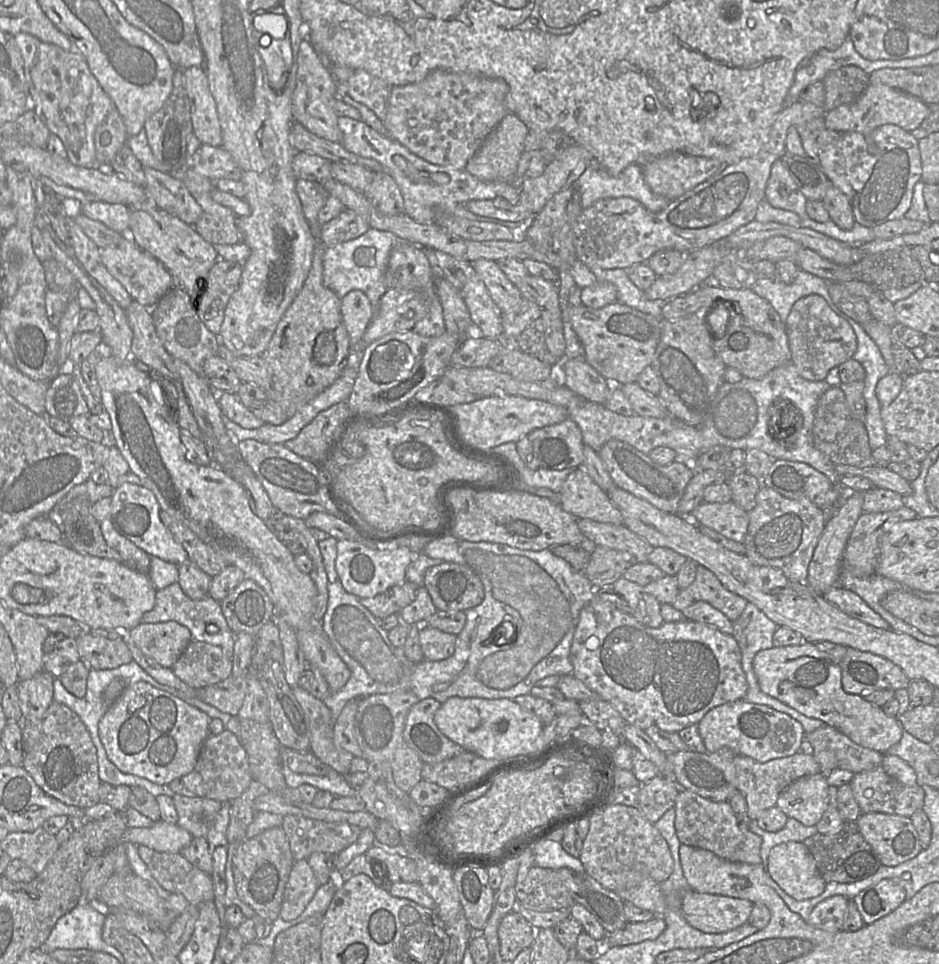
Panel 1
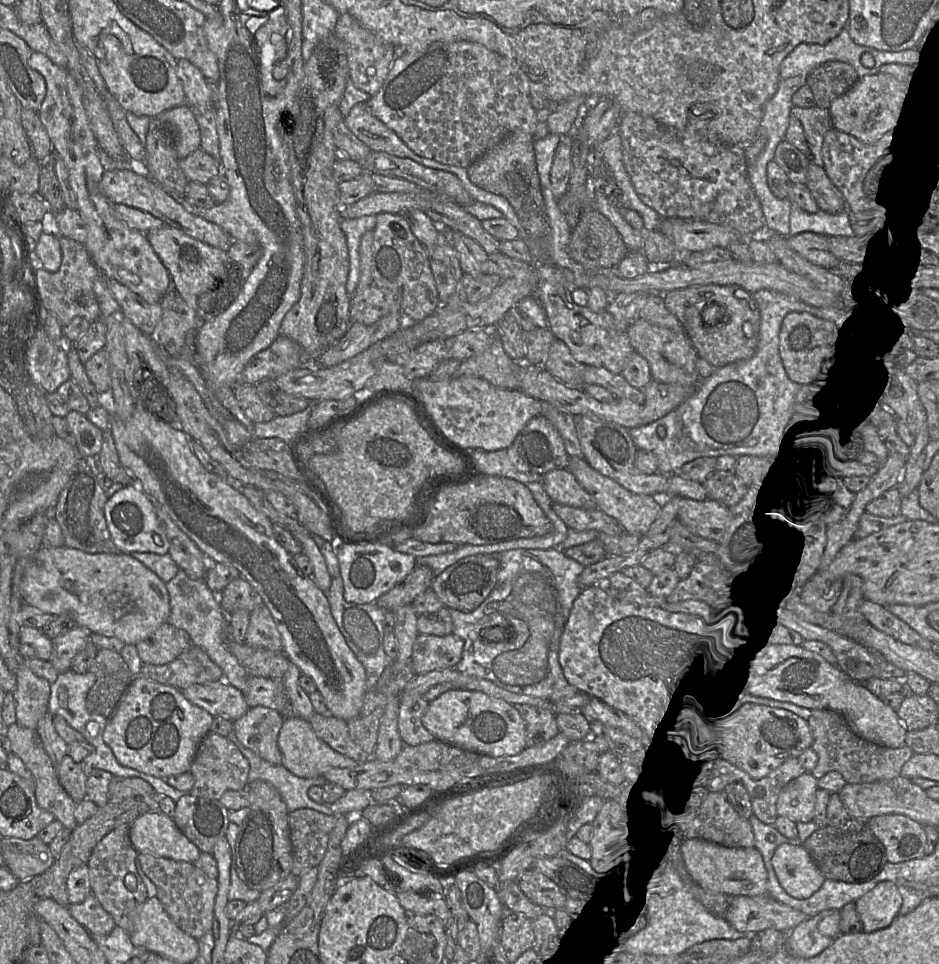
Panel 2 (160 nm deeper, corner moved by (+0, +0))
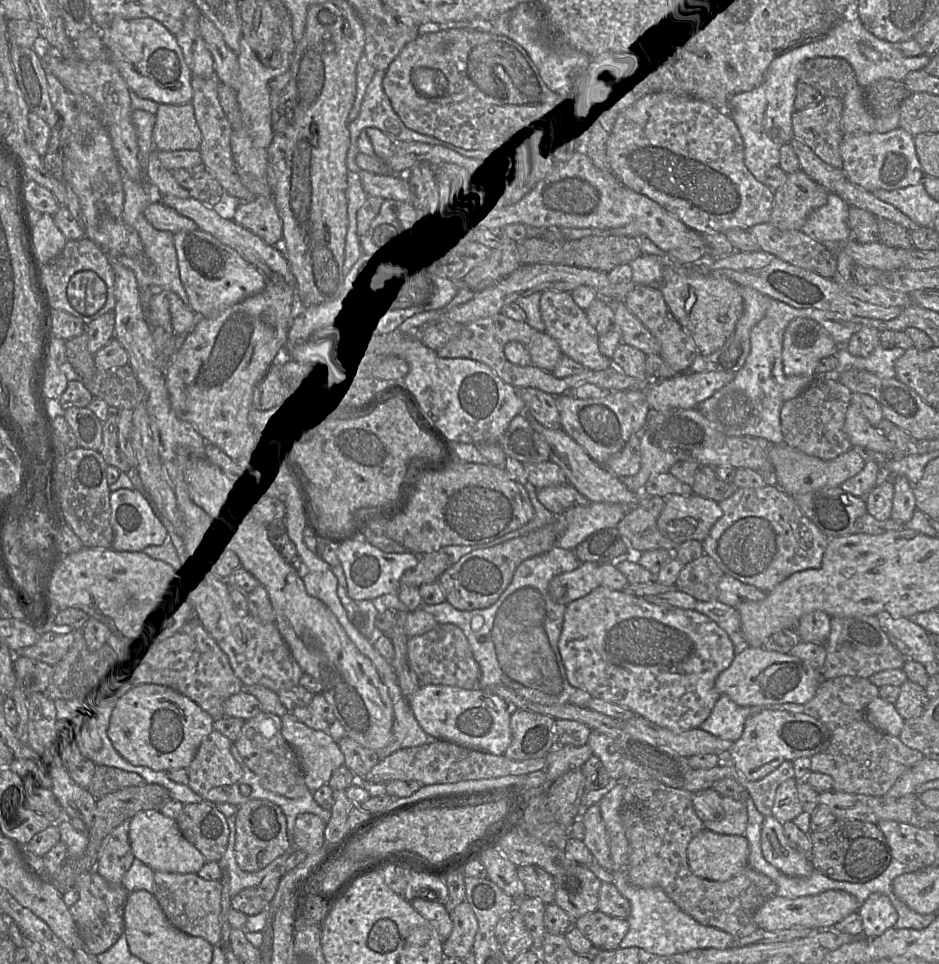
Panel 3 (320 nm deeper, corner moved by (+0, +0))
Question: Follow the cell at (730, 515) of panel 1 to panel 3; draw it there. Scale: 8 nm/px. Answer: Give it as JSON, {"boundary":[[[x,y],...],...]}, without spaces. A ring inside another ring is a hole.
{"boundary":[[[694,493],[690,496],[669,495],[664,501],[657,528],[676,544],[688,540],[702,542],[723,515],[717,502]]]}

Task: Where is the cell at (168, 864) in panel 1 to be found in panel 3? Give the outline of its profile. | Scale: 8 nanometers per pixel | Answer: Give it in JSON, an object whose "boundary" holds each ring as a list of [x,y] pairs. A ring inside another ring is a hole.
{"boundary":[[[154,872],[155,897],[161,906],[167,920],[178,930],[192,936],[204,938],[211,945],[221,944],[221,896],[222,882],[207,881],[198,874],[178,874]]]}

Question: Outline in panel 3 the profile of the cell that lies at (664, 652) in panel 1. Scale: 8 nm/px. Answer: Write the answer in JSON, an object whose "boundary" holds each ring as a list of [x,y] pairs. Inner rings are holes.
{"boundary":[[[599,585],[586,596],[566,605],[562,631],[558,641],[558,648],[565,667],[568,682],[576,689],[581,689],[593,698],[599,698],[633,711],[656,725],[674,732],[699,728],[708,718],[715,703],[720,697],[715,688],[718,675],[732,663],[735,654],[734,645],[727,633],[709,617],[695,610],[681,609],[672,605],[652,604],[644,598],[625,594],[623,590],[613,590]]]}

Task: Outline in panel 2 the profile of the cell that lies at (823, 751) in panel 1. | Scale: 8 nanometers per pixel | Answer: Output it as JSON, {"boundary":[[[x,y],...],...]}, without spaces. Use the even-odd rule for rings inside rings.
{"boundary":[[[811,710],[807,723],[812,735],[810,748],[817,755],[817,764],[810,773],[816,779],[830,771],[837,771],[846,783],[850,784],[890,780],[900,776],[904,763],[914,754],[906,745],[900,748],[887,748],[859,737],[849,728],[844,717],[833,710]]]}

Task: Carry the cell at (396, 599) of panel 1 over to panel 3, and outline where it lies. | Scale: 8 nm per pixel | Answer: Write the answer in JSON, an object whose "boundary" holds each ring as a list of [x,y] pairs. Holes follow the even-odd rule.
{"boundary":[[[434,551],[419,556],[417,565],[404,572],[400,584],[419,588],[423,584],[436,582],[451,566],[451,560],[443,551]]]}

